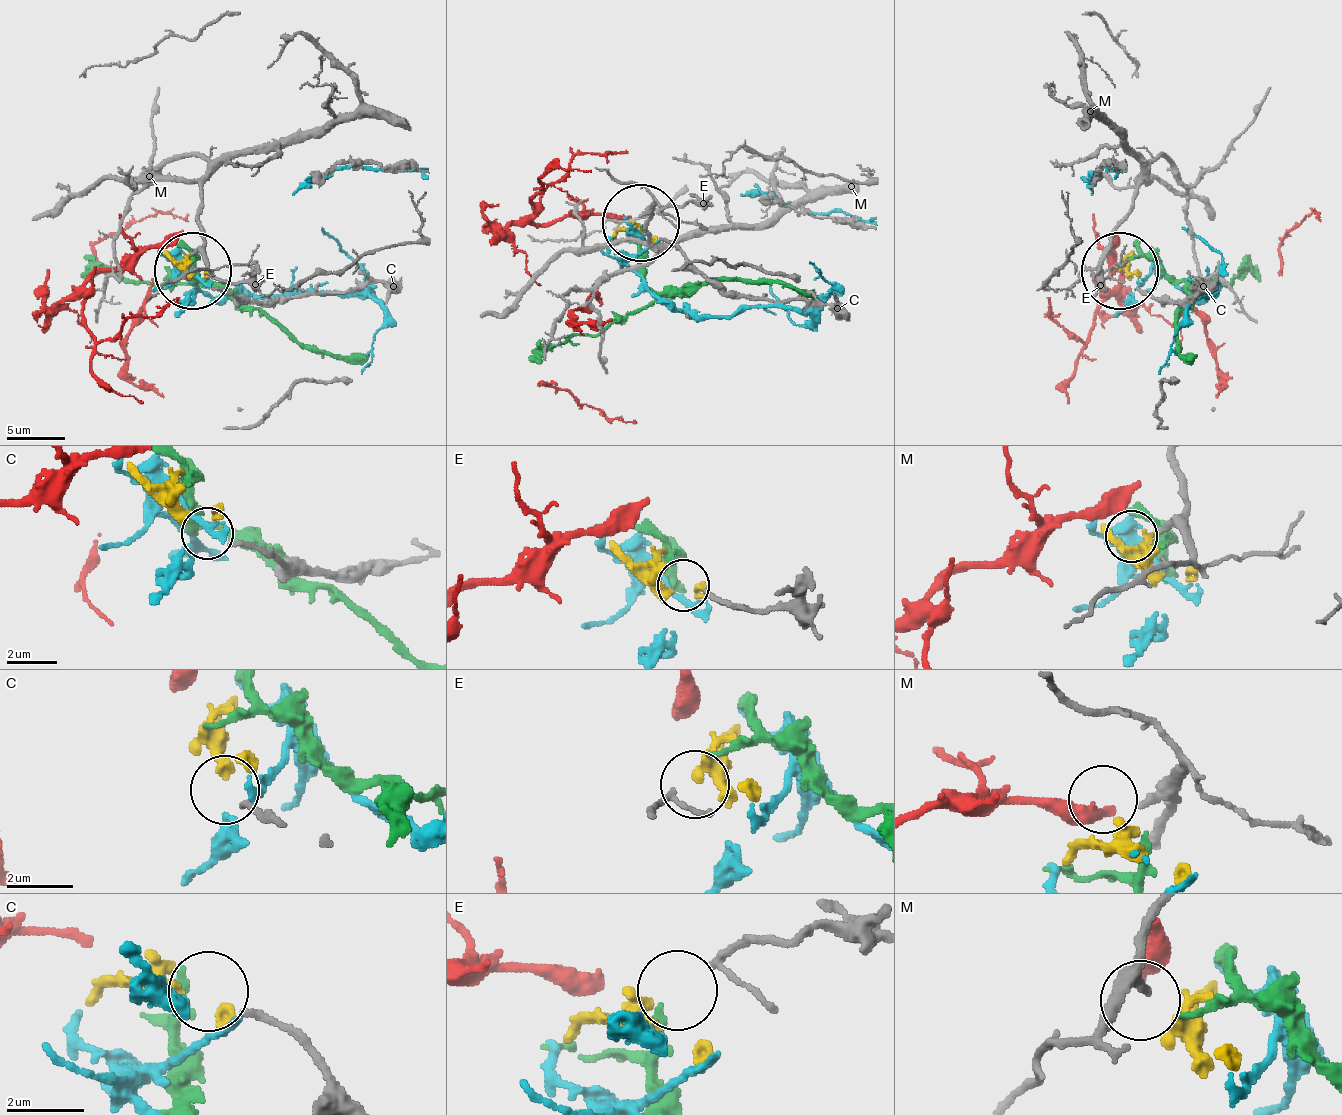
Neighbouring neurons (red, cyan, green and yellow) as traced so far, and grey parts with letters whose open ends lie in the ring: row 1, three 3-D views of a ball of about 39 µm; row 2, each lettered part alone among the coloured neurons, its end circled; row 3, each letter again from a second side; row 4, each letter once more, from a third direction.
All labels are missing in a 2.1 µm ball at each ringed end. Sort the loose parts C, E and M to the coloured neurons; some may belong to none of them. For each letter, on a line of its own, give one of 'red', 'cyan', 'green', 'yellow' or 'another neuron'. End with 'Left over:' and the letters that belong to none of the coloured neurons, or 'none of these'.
C: yellow
E: green
M: another neuron
Left over: M

